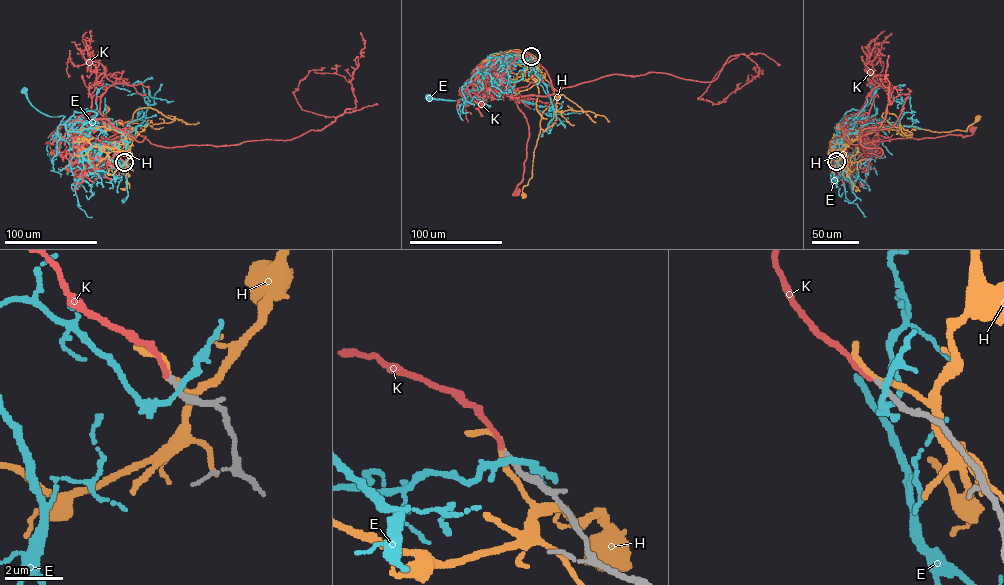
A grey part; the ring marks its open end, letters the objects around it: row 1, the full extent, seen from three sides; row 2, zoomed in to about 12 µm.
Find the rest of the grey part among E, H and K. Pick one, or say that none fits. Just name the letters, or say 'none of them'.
K

